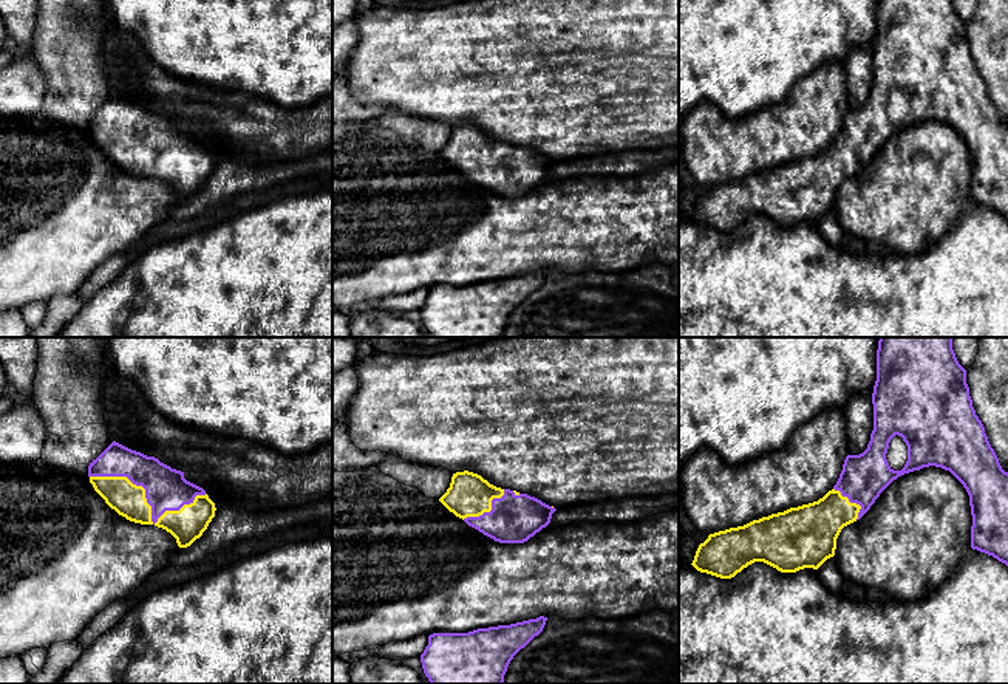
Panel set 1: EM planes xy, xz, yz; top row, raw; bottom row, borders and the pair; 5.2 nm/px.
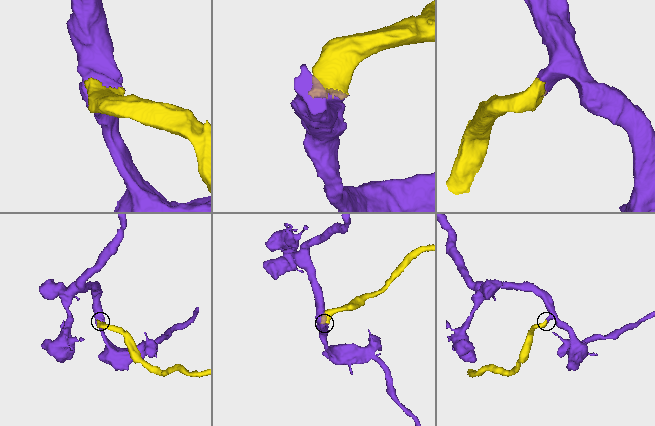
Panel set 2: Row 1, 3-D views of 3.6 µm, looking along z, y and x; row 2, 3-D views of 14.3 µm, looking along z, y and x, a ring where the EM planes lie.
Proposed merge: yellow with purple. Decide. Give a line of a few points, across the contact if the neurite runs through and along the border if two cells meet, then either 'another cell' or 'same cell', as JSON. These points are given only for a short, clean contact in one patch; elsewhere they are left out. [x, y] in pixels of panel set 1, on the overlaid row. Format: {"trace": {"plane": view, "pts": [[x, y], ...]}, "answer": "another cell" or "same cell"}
{"answer": "same cell"}

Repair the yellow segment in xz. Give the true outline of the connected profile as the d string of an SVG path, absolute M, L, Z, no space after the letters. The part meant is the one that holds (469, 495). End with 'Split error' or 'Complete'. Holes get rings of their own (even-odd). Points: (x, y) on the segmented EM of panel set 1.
M464 470L451 477L439 501L468 526L499 543L524 543L550 523L553 506L527 494L501 489Z. Split error

